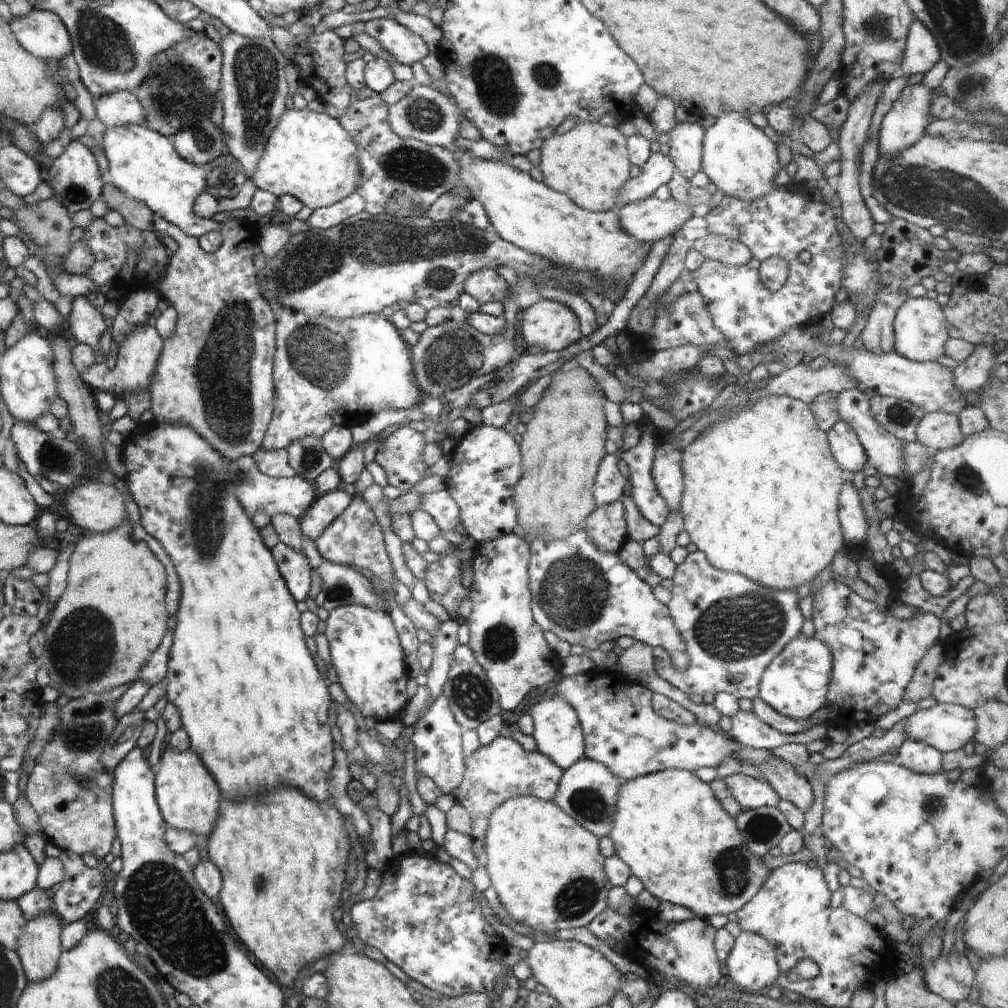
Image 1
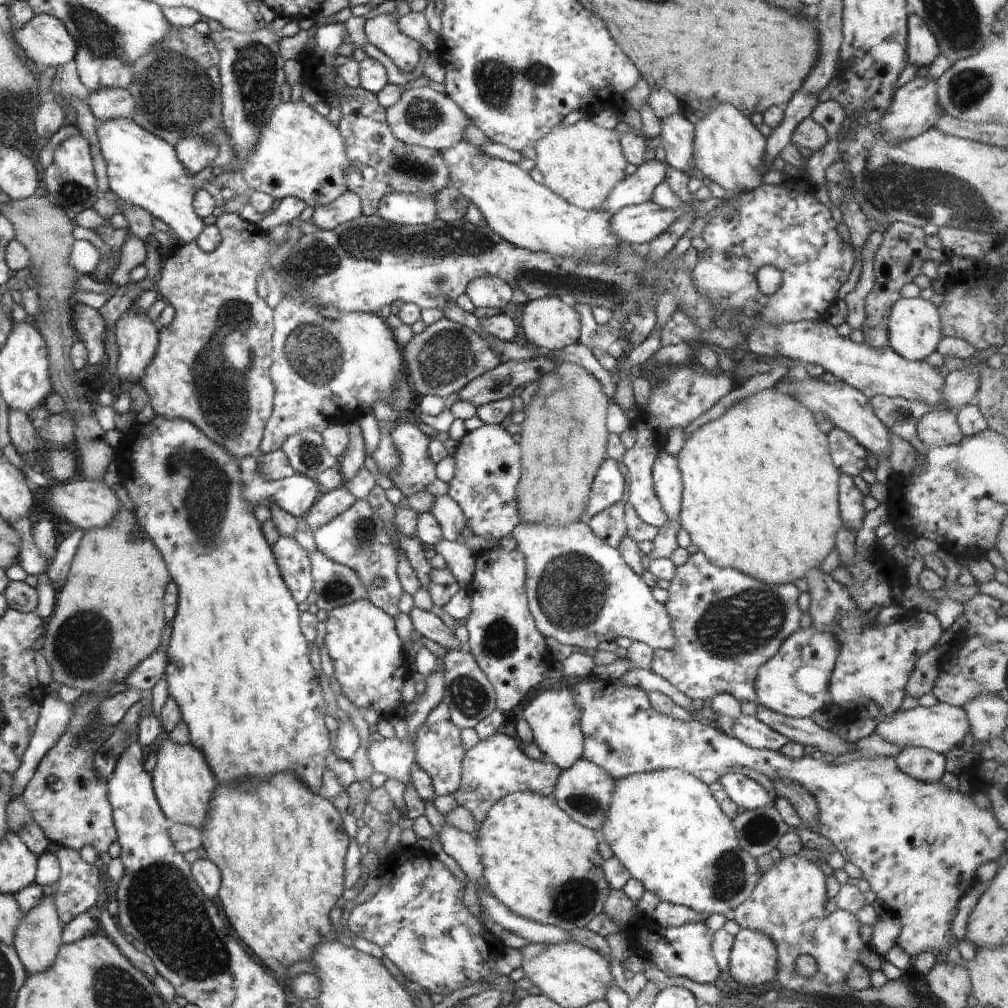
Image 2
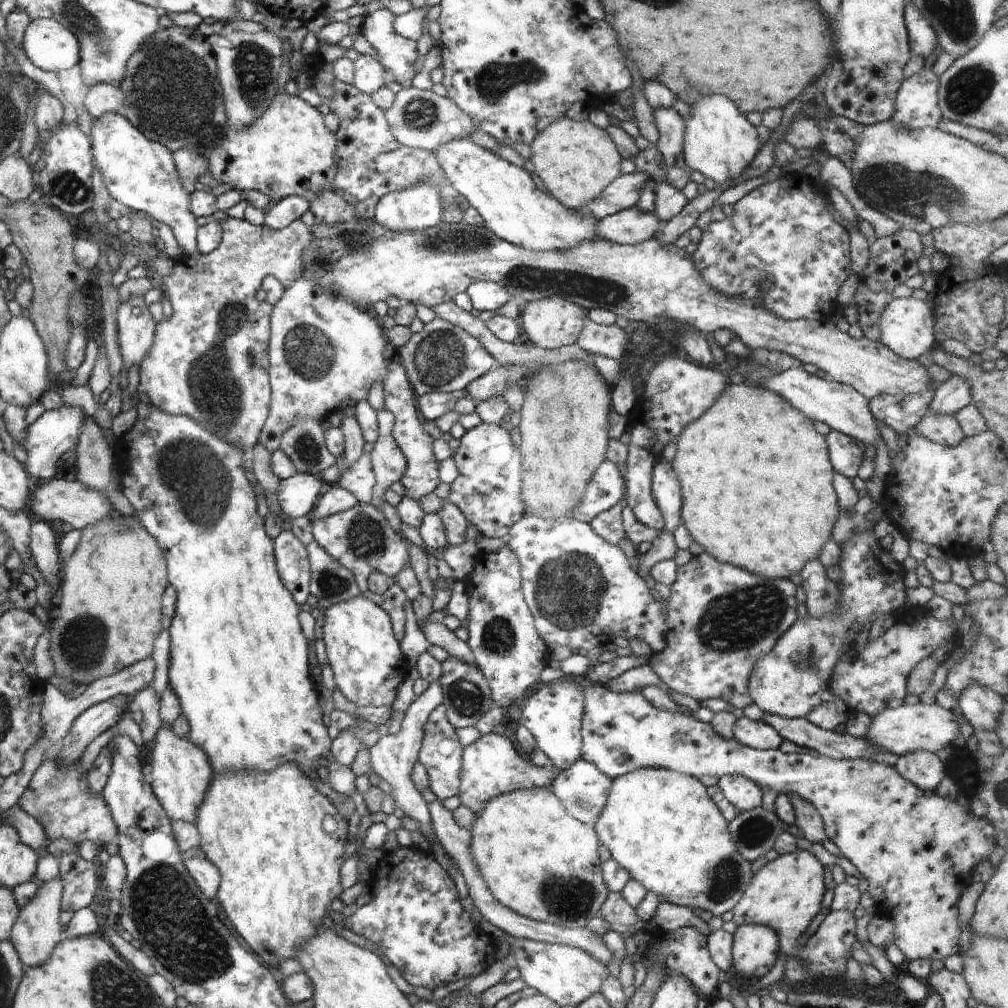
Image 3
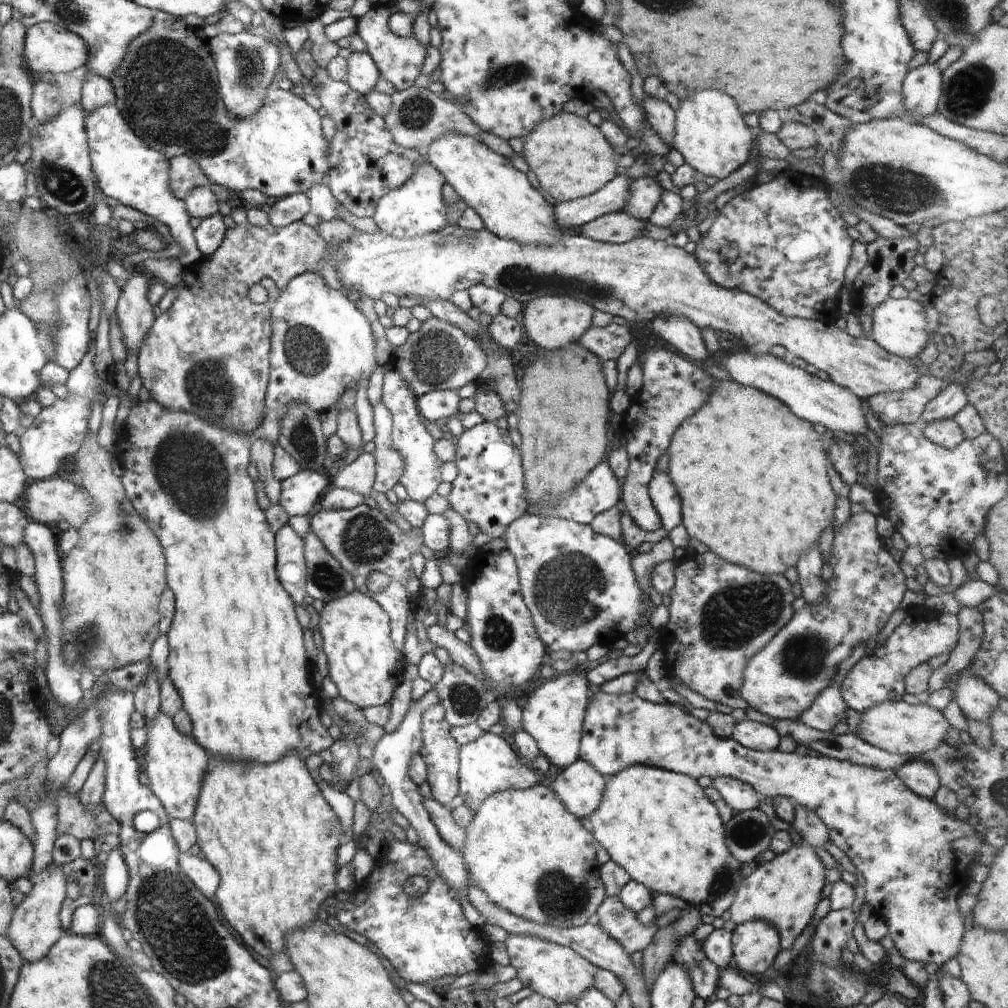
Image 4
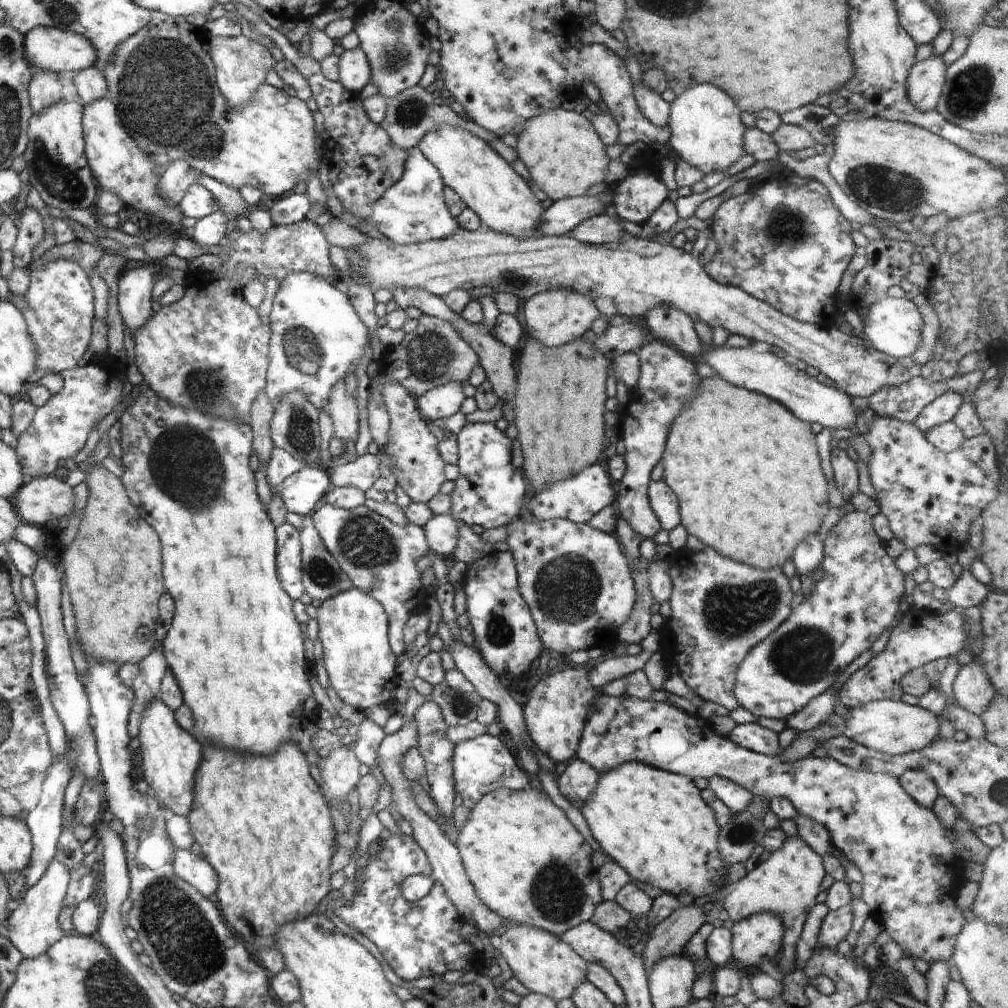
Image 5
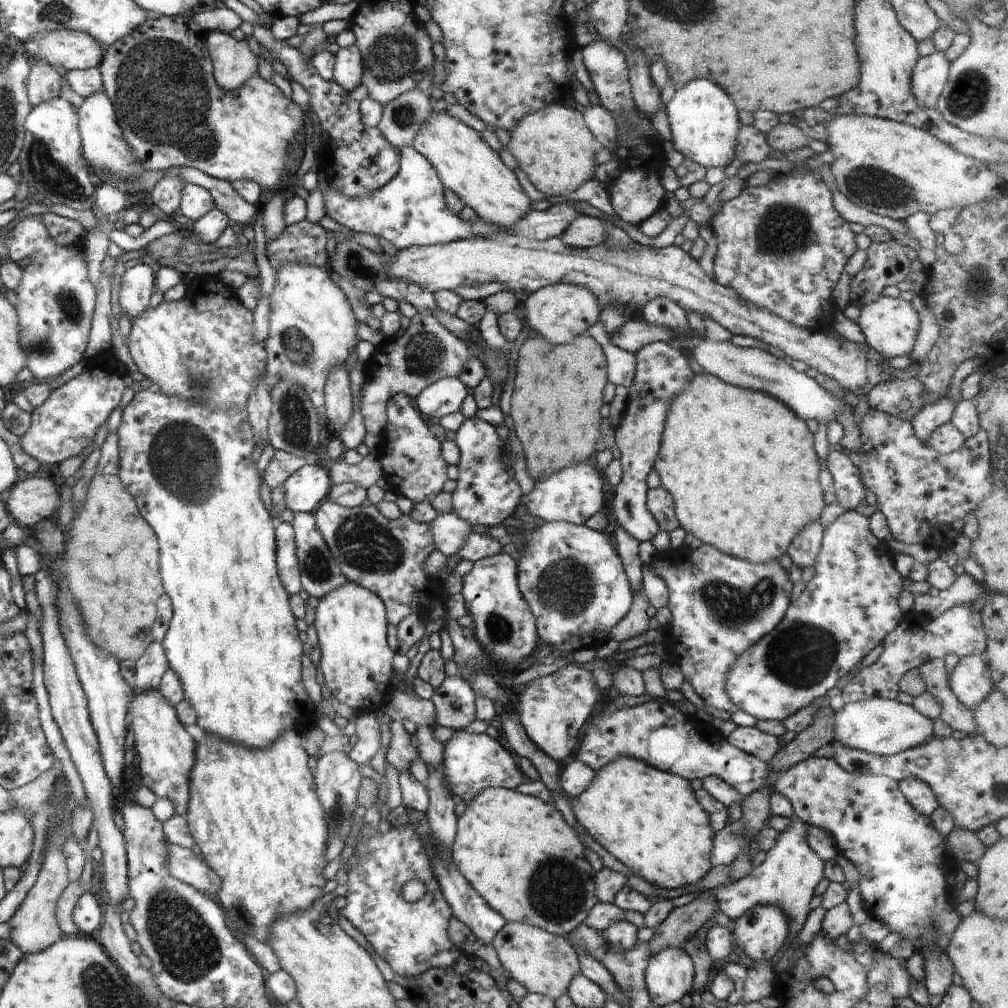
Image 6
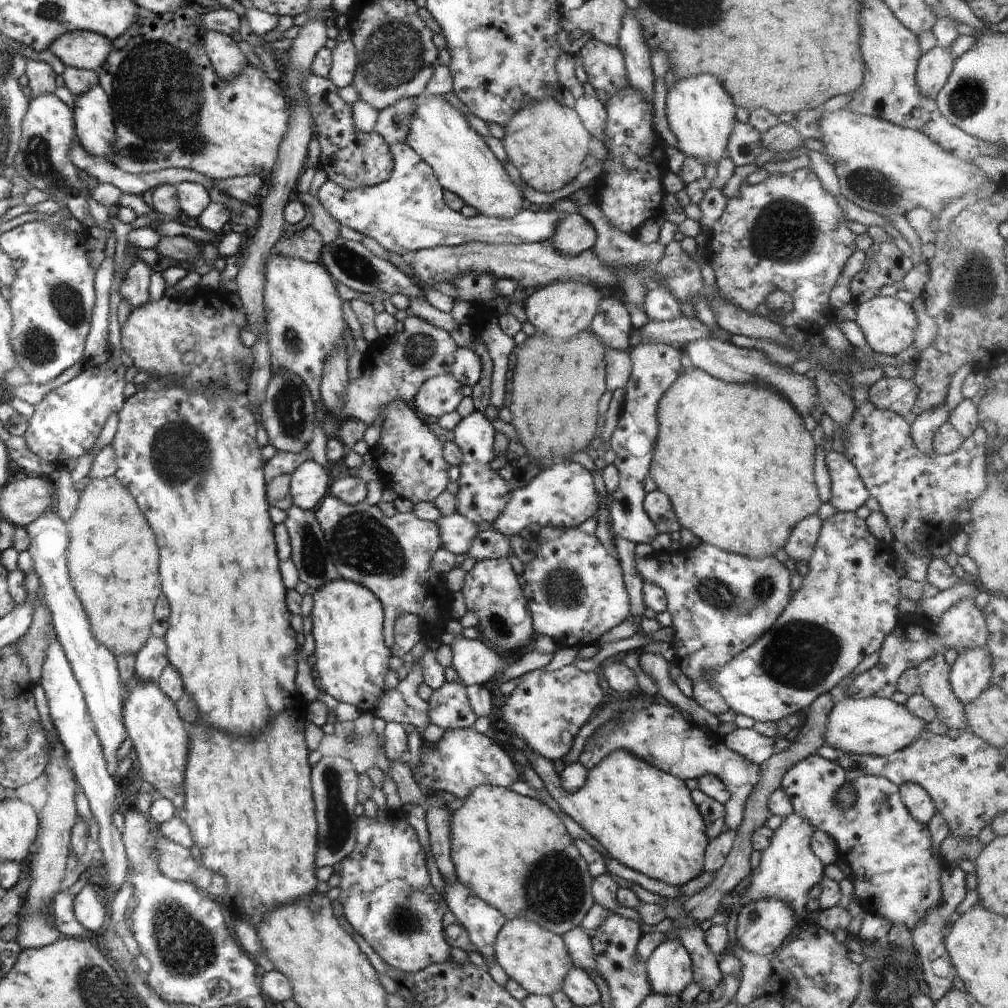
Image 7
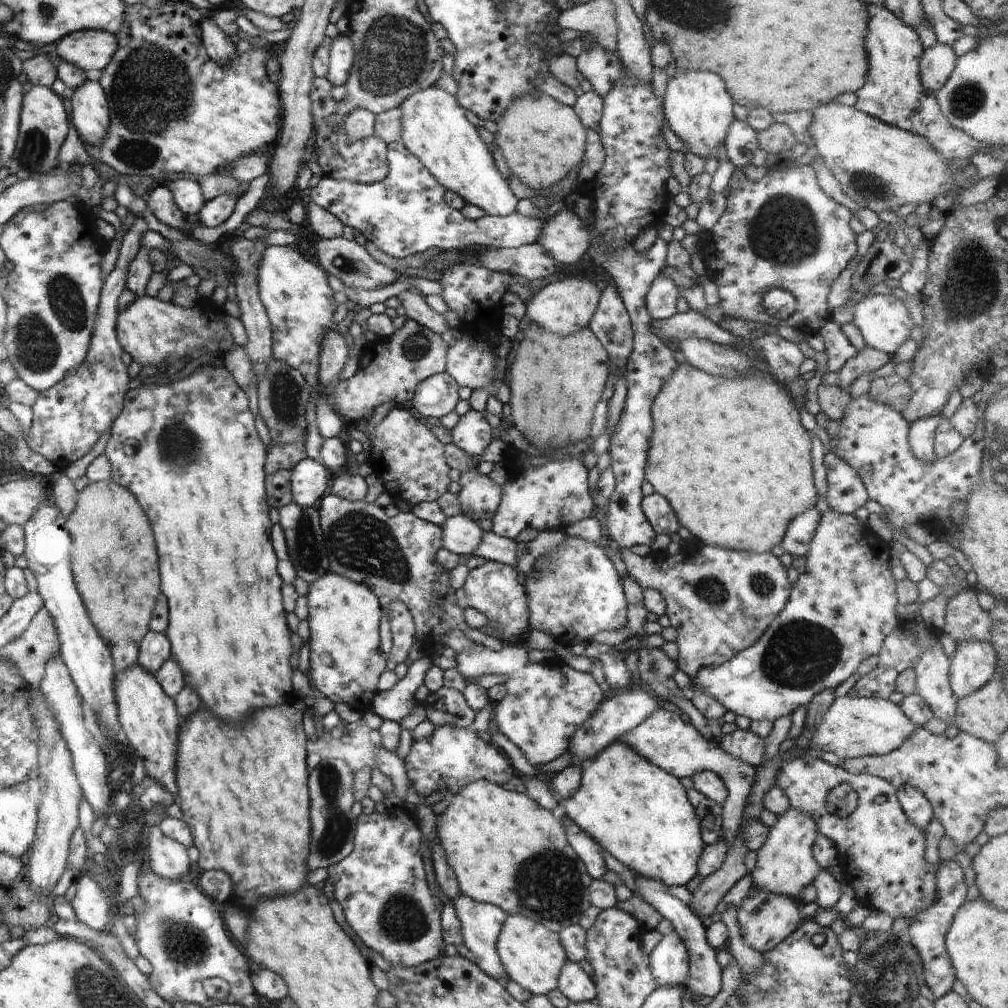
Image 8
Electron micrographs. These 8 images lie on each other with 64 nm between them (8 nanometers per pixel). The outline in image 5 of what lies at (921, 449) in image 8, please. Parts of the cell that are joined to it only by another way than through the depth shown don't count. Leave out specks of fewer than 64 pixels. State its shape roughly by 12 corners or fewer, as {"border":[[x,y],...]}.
{"border":[[946,391],[929,402],[913,423],[925,434],[952,421],[964,401]]}

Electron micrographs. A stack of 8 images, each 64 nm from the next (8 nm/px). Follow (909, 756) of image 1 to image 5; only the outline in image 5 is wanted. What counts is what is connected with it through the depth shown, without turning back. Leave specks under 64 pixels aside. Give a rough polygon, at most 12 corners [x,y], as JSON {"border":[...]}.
{"border":[[920,769],[897,778],[902,788],[923,807],[932,809],[939,790]]}

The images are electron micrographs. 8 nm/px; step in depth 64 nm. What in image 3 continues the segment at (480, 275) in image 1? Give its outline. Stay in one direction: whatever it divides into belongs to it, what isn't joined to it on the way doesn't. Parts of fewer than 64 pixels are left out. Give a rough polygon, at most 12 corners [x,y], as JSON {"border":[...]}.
{"border":[[486,280],[465,292],[473,308],[495,314],[512,298],[505,286]]}

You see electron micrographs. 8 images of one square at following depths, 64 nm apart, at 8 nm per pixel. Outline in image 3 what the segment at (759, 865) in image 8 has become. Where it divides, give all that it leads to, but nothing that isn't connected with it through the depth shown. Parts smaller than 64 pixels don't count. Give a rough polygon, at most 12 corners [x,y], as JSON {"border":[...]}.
{"border":[[809,851],[754,873],[732,909],[766,925],[788,986],[840,980],[856,918],[823,908],[824,866]]}

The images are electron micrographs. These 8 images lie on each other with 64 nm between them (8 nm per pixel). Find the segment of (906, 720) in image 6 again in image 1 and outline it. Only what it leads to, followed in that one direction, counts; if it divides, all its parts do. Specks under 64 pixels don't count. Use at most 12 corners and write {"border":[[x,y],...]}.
{"border":[[938,702],[918,708],[906,739],[941,753],[976,741],[974,711]]}

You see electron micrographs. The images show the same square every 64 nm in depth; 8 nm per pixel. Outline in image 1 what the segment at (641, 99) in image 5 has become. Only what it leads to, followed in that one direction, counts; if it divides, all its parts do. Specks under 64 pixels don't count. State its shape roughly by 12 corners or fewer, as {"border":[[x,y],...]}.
{"border":[[682,123],[664,149],[690,180],[702,171],[704,129]]}

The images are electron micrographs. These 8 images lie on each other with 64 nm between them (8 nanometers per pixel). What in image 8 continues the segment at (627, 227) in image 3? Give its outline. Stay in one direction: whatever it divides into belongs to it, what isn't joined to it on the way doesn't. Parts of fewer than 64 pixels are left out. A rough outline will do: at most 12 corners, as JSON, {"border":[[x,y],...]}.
{"border":[[574,212],[545,220],[538,244],[554,262],[574,266],[592,236]]}

